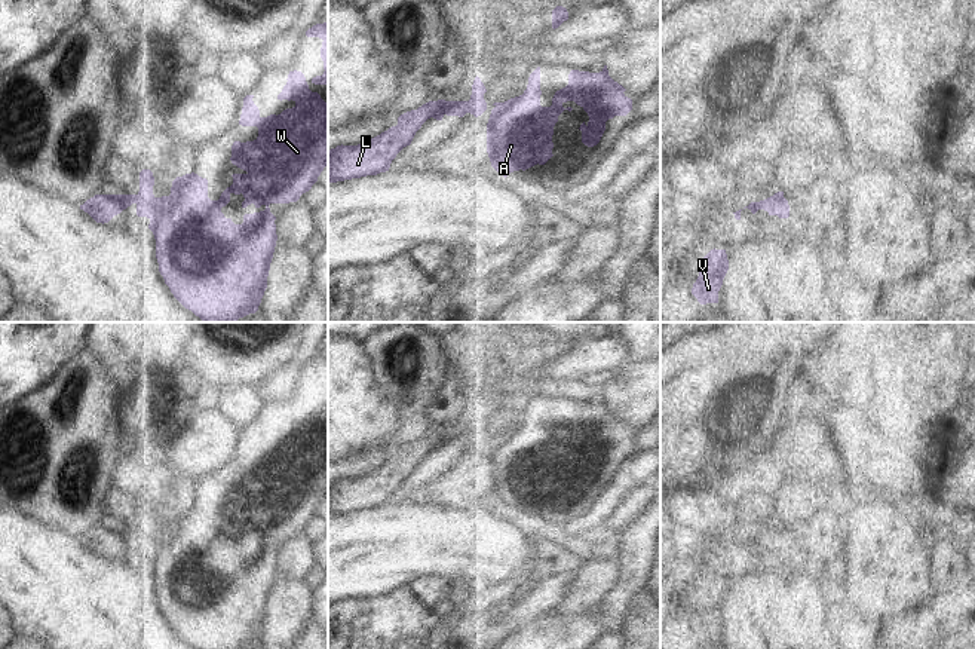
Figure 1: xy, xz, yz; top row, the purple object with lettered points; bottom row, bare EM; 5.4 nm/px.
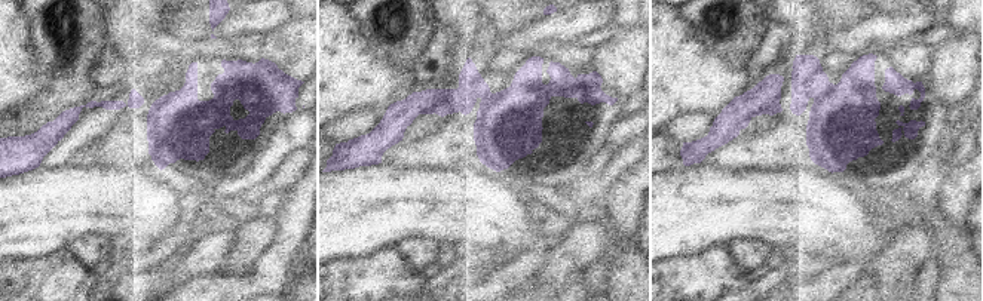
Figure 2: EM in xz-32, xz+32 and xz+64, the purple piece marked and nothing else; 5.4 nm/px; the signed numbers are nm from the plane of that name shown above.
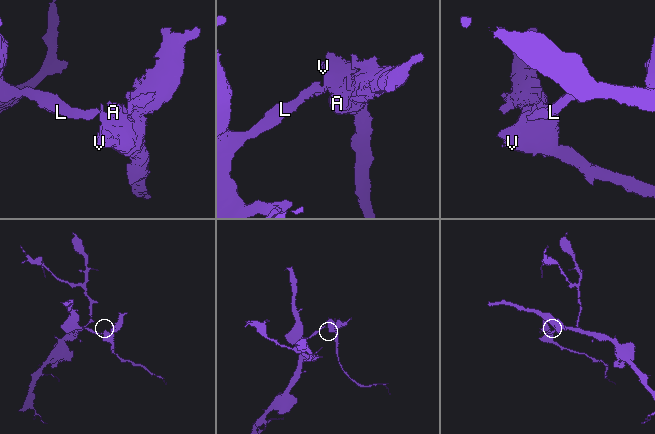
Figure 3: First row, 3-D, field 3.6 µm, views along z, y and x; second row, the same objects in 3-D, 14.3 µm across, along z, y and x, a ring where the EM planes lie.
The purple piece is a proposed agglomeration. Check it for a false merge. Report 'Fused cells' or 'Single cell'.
Fused cells.

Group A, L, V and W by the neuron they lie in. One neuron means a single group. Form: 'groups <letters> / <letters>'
groups A V W / L

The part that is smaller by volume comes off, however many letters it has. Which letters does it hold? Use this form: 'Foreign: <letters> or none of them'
Foreign: A, V, W

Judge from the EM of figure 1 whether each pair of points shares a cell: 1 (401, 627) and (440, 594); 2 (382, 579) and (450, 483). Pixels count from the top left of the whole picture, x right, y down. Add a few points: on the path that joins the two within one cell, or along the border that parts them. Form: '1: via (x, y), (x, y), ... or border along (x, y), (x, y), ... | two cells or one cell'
1: border along (405, 587), (426, 608), (453, 612) | two cells
2: border along (408, 501), (453, 507), (466, 507), (469, 504) | two cells

